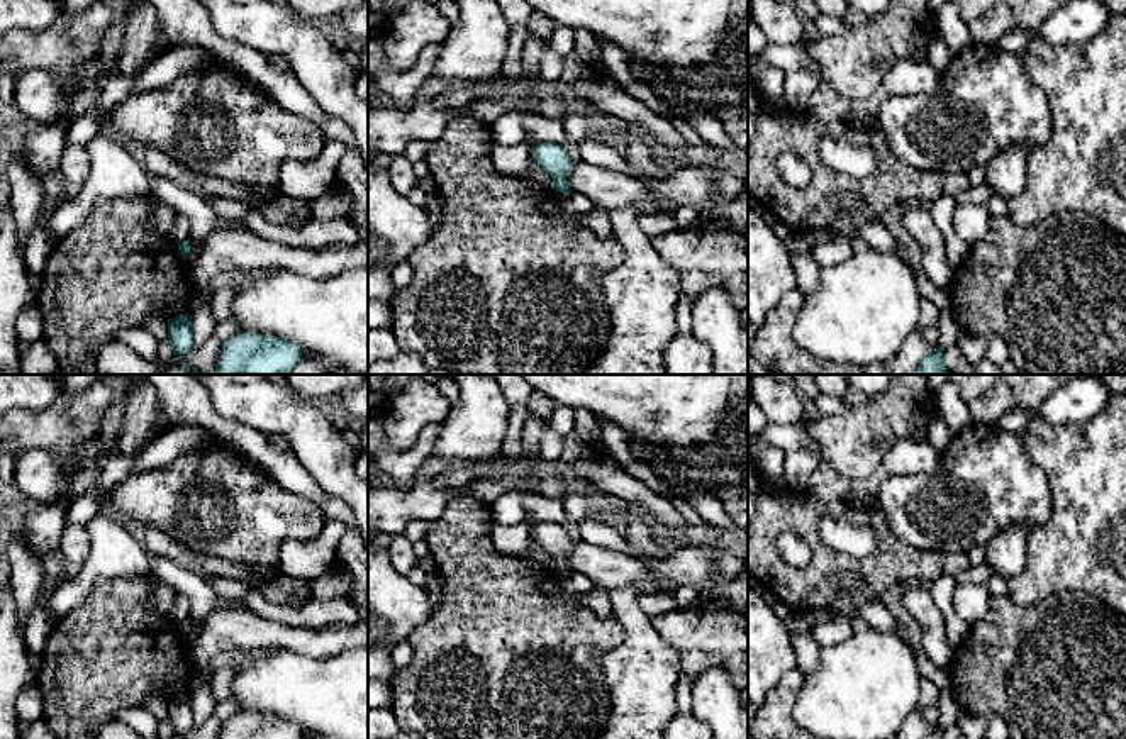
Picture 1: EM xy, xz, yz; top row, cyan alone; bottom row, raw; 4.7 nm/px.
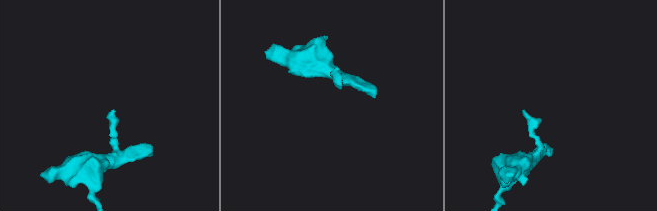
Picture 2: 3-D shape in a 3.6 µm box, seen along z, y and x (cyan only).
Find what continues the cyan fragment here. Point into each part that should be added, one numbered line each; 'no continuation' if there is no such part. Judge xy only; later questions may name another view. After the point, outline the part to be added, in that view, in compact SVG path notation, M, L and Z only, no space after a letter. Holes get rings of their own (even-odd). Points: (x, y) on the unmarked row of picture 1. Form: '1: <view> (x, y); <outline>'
no continuation

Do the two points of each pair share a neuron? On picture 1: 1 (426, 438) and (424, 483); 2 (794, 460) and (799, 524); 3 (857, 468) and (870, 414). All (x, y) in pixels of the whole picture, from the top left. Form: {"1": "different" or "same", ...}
{"1": "different", "2": "different", "3": "same"}

